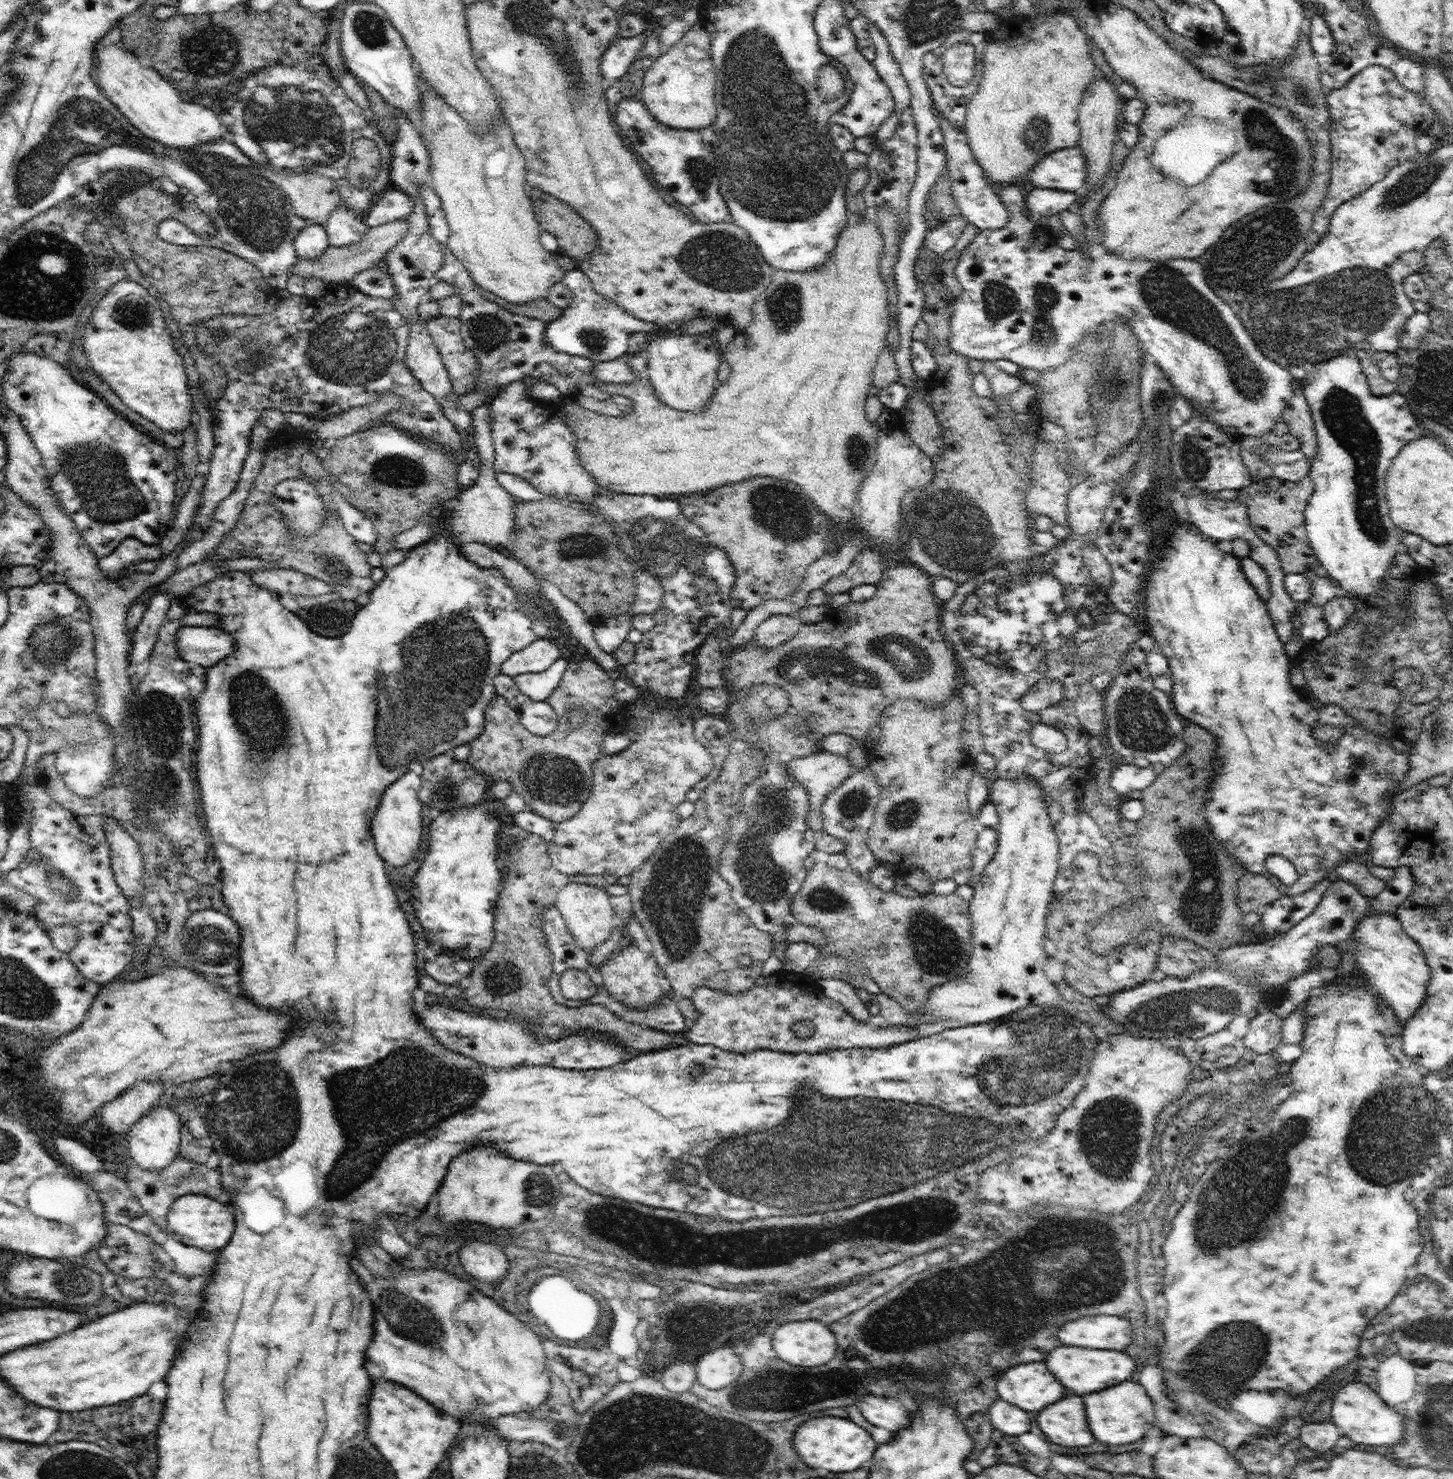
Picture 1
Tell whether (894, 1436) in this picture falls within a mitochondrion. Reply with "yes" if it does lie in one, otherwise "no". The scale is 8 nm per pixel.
no

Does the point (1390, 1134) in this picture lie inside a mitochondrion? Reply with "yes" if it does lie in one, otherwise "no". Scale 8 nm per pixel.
yes

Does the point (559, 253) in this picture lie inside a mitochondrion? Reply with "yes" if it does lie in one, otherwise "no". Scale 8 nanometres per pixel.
no

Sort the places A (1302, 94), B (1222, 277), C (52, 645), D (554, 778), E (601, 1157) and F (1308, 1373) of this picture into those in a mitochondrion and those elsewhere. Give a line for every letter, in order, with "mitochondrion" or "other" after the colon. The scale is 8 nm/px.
A: mitochondrion
B: mitochondrion
C: mitochondrion
D: mitochondrion
E: other
F: other

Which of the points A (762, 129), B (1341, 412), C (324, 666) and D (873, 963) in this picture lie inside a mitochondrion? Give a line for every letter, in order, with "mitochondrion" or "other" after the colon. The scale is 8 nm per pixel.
A: mitochondrion
B: mitochondrion
C: other
D: other

